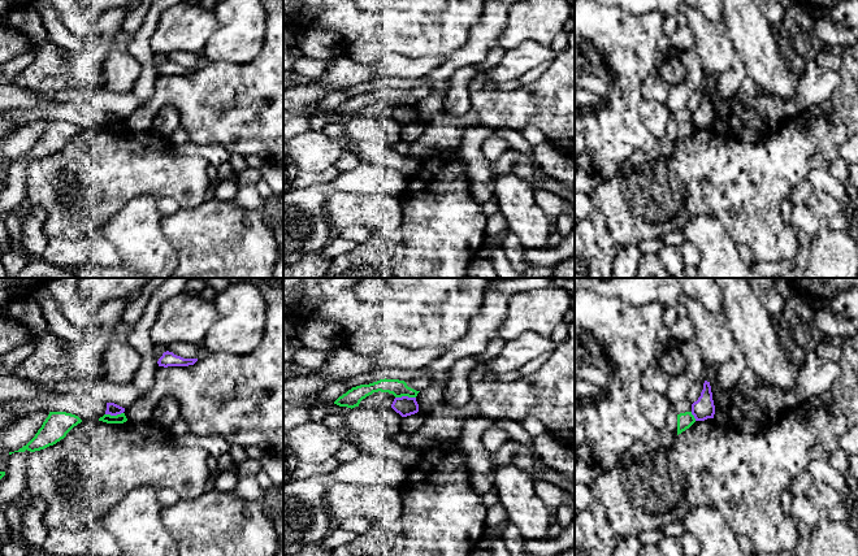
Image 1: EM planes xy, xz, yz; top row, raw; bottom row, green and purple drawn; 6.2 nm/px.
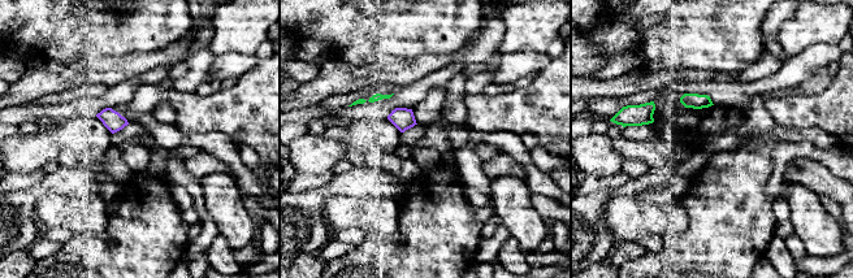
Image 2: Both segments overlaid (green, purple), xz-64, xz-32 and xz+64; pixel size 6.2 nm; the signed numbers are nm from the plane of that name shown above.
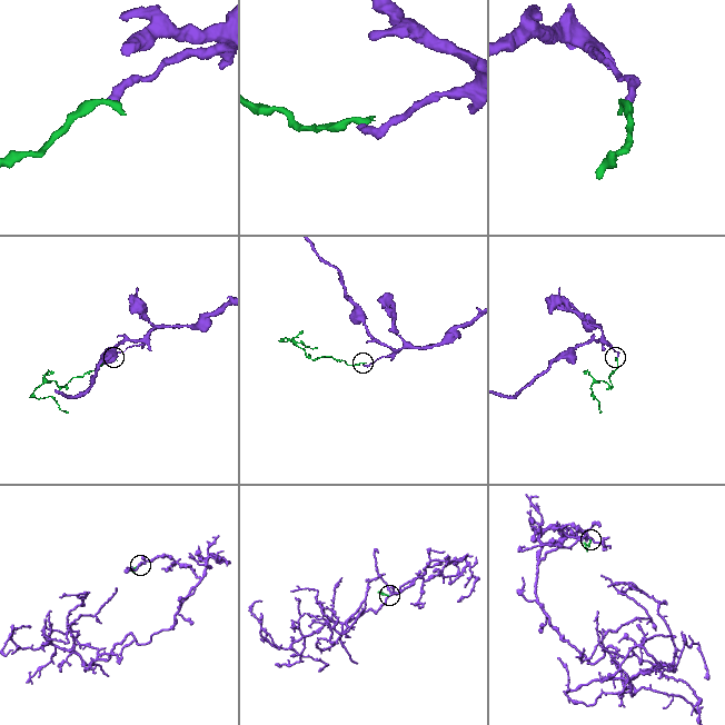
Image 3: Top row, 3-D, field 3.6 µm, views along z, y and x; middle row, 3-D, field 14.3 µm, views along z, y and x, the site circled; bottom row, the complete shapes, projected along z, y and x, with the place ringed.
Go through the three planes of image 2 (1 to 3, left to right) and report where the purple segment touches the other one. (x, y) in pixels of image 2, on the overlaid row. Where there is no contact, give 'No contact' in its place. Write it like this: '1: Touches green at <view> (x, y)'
1: No contact
2: No contact
3: No contact

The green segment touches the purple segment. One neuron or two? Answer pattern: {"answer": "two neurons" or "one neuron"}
{"answer": "two neurons"}

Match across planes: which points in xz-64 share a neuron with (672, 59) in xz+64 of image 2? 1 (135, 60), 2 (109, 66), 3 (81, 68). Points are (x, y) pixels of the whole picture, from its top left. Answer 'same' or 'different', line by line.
1: different
2: different
3: different

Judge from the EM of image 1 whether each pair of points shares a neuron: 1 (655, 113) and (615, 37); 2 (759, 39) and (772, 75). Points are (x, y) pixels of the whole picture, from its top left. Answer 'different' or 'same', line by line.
1: different
2: same

